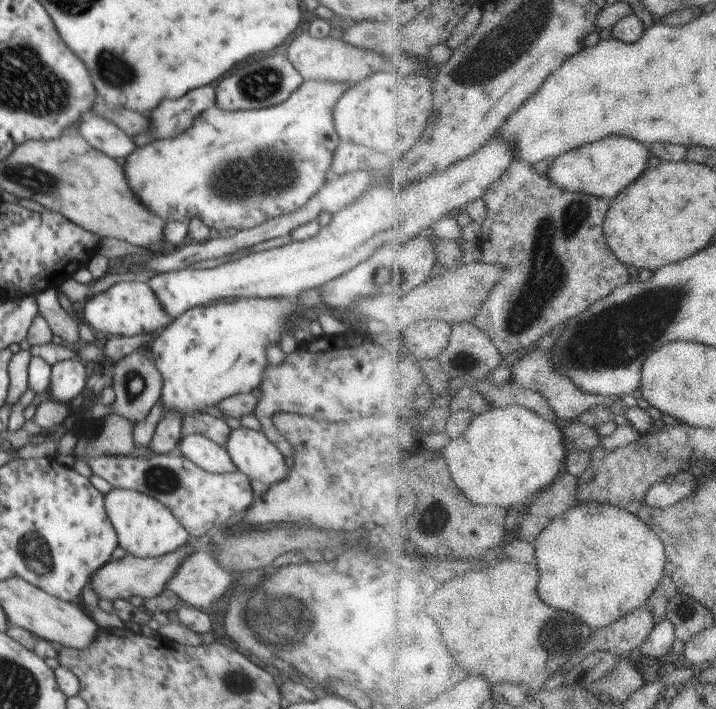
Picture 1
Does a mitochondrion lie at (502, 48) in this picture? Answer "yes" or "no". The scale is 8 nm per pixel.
yes

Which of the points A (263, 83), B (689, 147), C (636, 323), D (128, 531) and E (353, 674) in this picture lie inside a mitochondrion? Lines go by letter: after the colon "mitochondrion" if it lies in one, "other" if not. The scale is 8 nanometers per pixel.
A: mitochondrion
B: other
C: mitochondrion
D: other
E: other

